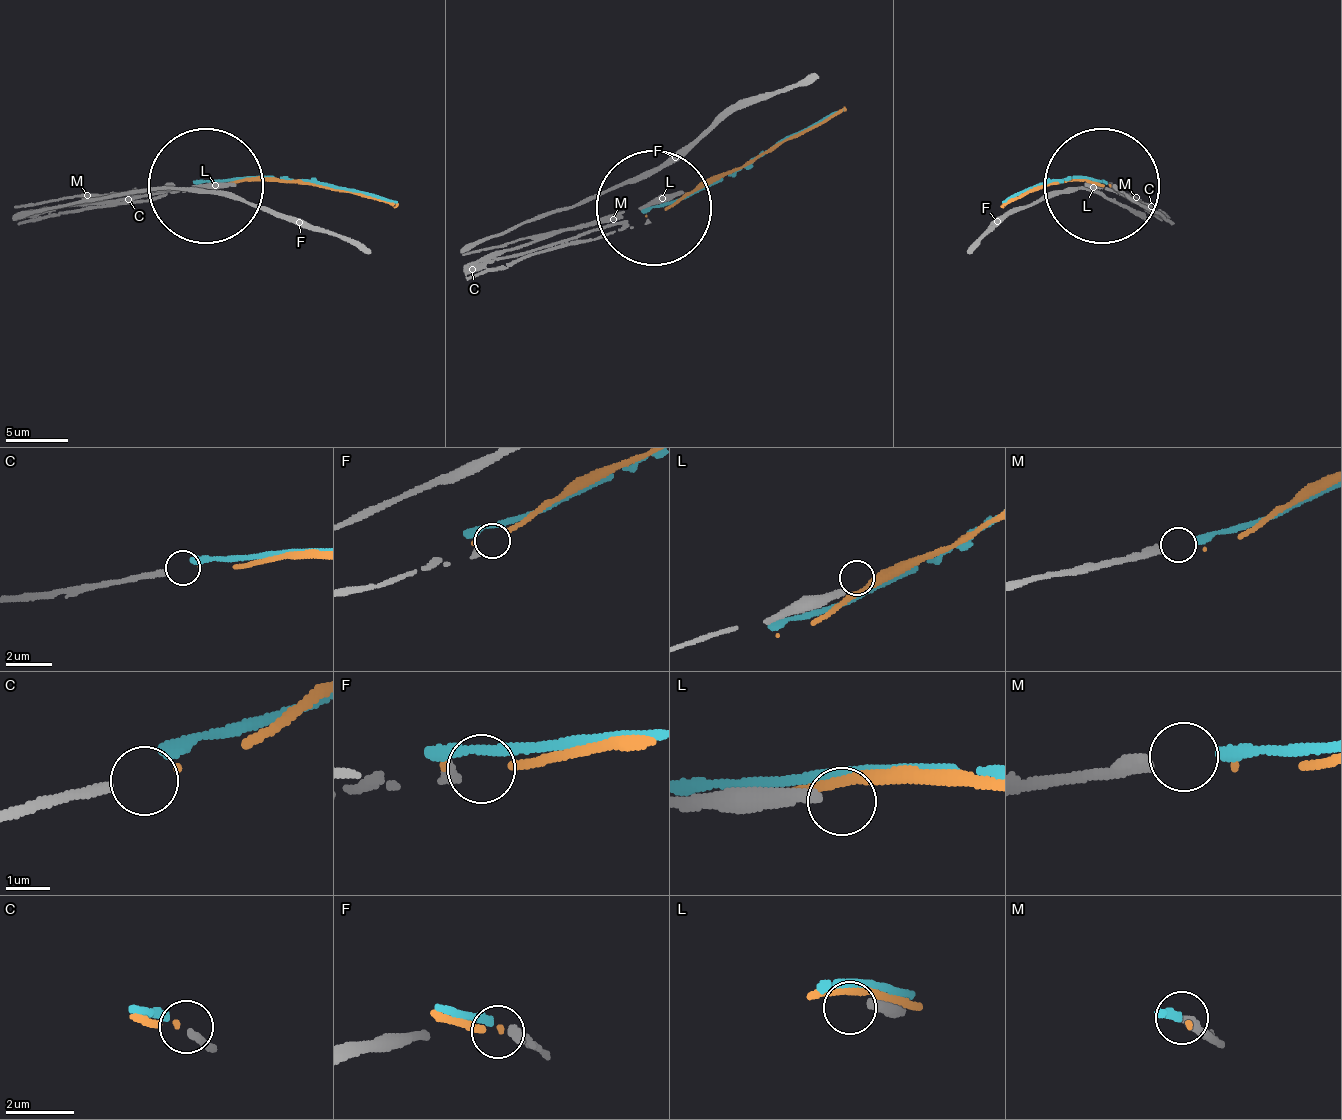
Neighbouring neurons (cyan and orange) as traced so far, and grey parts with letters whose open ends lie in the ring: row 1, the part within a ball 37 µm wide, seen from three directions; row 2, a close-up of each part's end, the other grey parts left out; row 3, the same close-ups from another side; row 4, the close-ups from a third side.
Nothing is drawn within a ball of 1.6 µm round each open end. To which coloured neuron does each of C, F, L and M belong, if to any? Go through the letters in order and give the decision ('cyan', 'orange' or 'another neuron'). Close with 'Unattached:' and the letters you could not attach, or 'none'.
C: orange
F: another neuron
L: another neuron
M: cyan
Unattached: F, L

